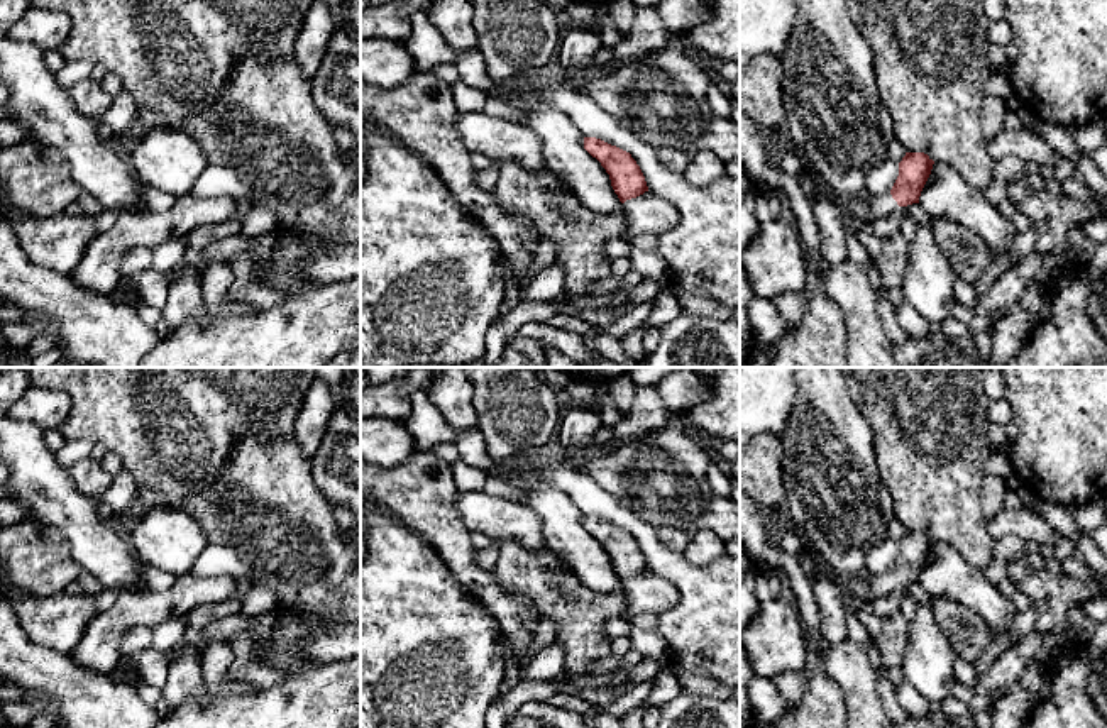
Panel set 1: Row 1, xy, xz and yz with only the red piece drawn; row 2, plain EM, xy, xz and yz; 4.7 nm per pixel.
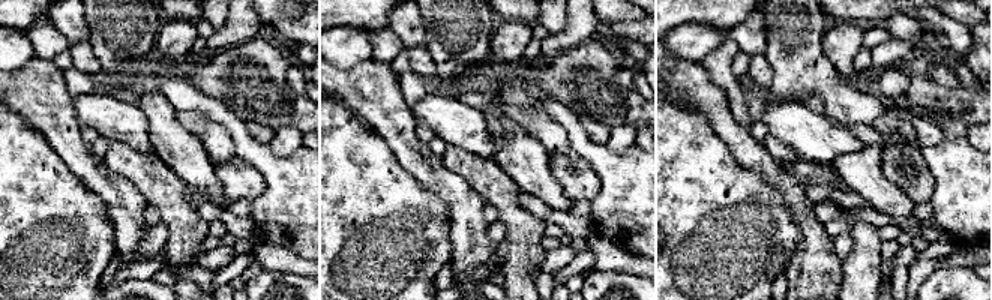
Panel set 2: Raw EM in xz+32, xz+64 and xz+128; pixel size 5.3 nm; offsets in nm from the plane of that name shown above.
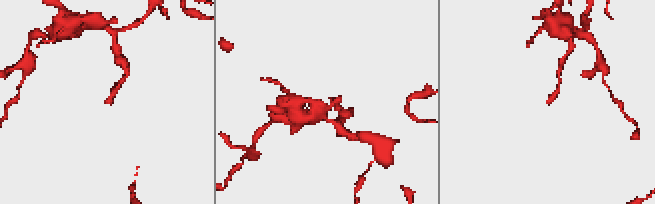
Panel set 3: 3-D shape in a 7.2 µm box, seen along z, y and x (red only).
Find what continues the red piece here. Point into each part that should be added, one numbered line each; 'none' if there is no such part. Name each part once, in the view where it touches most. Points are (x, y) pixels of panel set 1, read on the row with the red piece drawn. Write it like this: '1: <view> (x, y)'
1: yz (884, 205)

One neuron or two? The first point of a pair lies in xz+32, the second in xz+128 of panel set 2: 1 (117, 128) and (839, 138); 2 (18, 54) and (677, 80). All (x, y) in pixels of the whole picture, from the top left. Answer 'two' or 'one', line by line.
1: one
2: two

